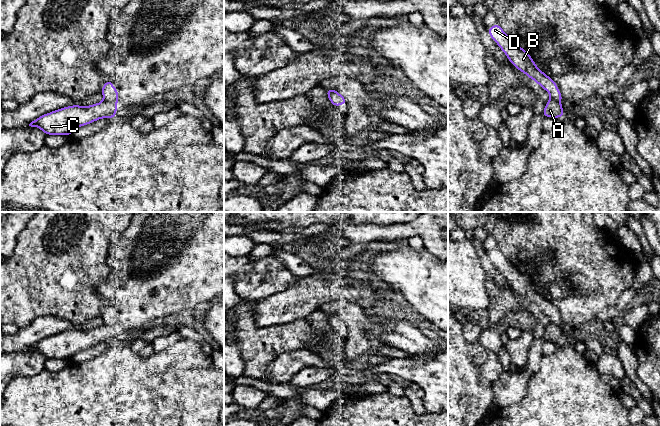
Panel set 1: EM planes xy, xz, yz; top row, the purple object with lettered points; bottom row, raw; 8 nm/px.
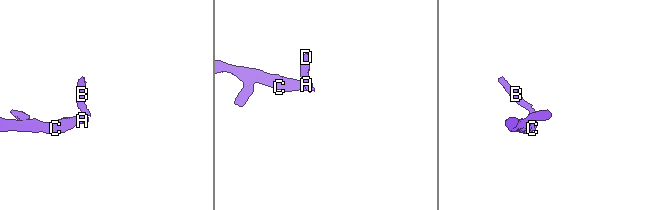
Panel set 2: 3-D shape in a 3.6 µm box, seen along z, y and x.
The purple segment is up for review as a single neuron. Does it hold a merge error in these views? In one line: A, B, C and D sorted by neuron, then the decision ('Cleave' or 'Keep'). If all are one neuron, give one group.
Groups: A C / B D. Cleave

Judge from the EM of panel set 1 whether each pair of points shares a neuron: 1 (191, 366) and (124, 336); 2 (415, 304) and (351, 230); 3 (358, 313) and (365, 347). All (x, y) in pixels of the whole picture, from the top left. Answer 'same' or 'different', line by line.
1: different
2: different
3: same

